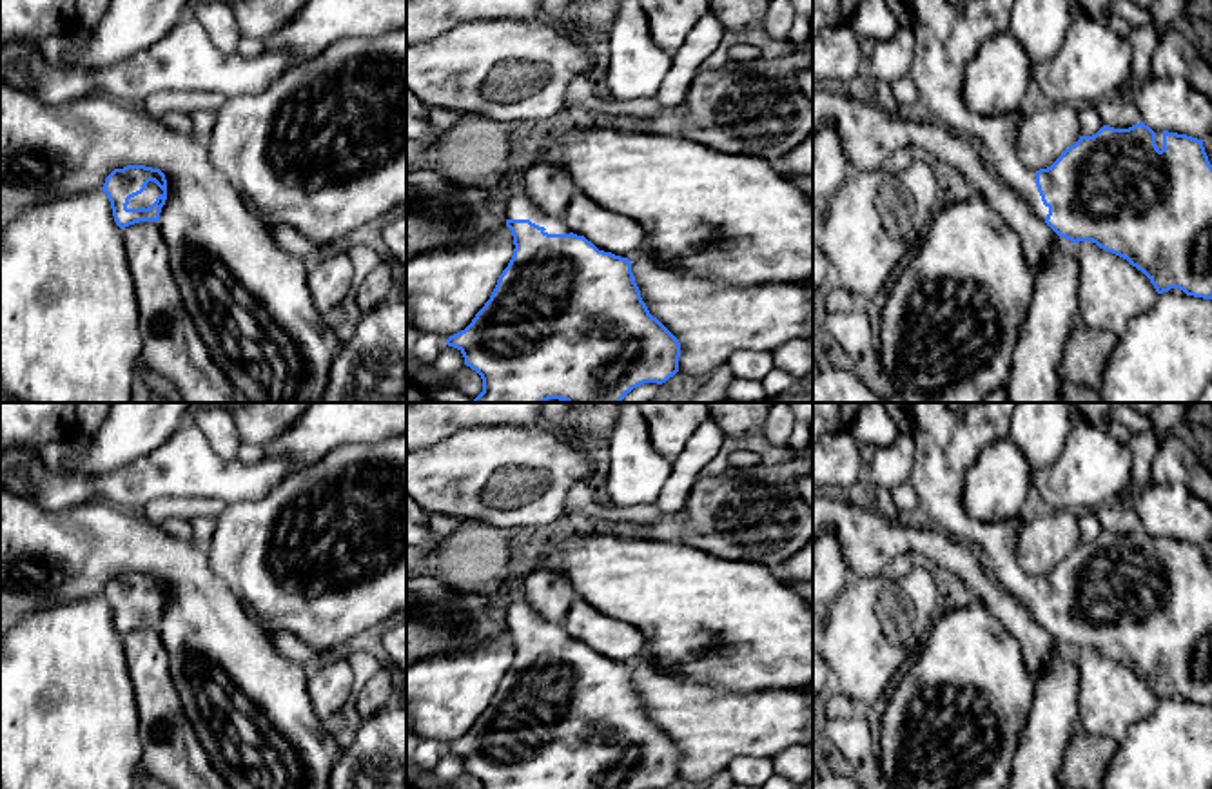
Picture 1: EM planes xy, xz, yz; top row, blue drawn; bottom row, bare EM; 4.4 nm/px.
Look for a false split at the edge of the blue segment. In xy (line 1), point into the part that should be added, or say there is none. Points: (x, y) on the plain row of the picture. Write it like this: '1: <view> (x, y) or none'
1: xy (153, 597)

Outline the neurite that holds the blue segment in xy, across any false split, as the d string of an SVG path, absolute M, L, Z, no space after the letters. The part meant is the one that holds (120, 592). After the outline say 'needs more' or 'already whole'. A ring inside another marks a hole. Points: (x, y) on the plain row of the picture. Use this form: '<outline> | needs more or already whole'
M145 571L114 575L102 595L120 635L140 628L160 628L167 606L167 586L160 575Z | needs more

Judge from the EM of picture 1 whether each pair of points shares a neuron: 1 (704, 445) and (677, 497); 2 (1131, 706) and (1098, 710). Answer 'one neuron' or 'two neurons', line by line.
1: one neuron
2: one neuron

